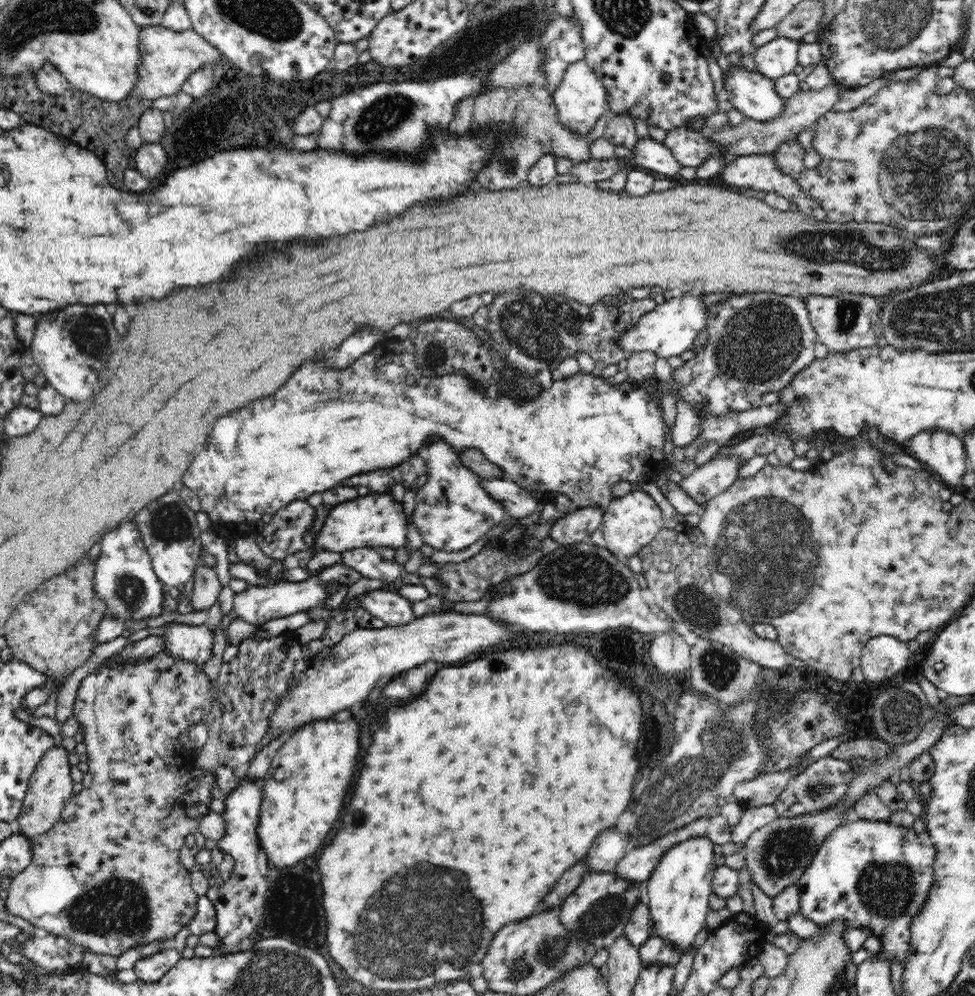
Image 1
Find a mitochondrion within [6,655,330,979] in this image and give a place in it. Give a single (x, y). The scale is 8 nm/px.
(118, 907)

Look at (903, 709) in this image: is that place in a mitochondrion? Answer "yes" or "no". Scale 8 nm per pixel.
yes

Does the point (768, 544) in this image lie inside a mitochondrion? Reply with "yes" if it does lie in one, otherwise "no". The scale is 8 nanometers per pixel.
yes

